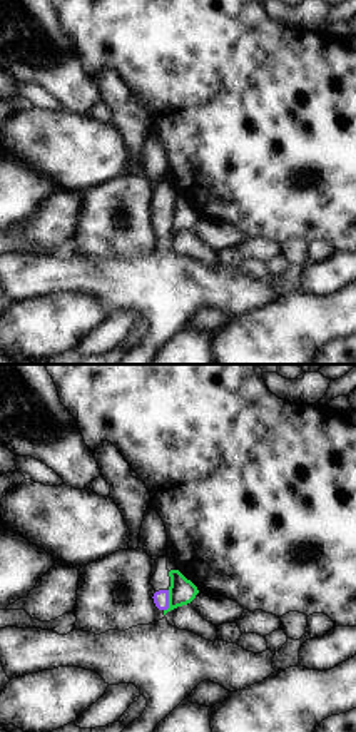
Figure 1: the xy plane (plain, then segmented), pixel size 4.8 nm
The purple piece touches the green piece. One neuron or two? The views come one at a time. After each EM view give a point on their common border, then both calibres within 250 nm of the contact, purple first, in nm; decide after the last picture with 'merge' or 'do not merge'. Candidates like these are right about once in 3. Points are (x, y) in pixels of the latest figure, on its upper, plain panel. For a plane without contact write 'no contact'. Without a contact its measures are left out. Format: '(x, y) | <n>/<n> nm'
(167, 226) | 80/130 nm

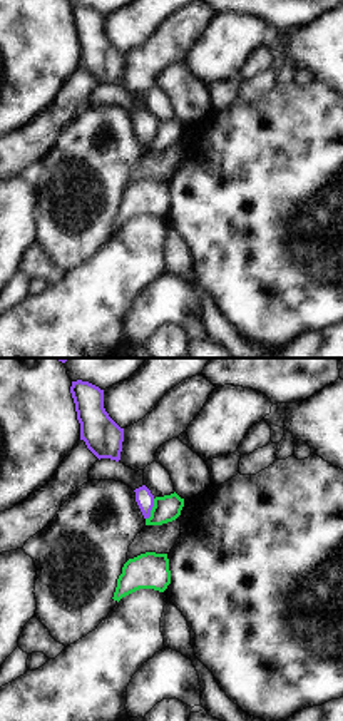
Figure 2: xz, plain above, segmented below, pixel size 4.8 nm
(151, 134) | 90/130 nm

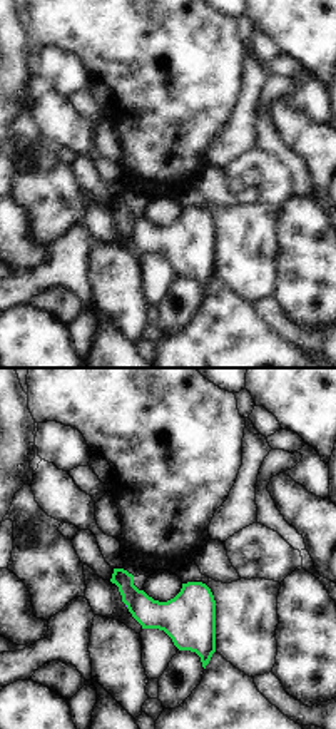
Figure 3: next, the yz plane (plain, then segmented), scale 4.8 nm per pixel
no contact

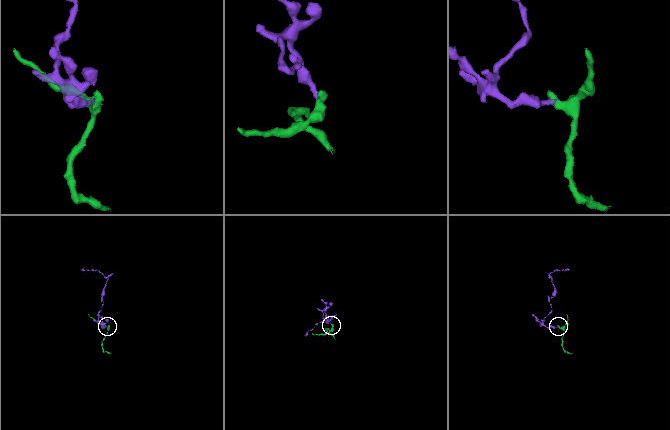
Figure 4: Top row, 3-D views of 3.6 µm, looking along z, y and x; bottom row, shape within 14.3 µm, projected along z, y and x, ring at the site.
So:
do not merge

